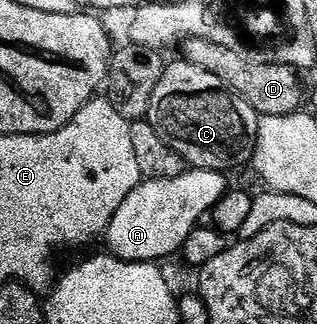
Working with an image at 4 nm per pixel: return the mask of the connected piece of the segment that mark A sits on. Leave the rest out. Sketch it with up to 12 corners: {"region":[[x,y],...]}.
{"region":[[191,167],[140,181],[105,234],[122,261],[162,262],[229,192]]}

